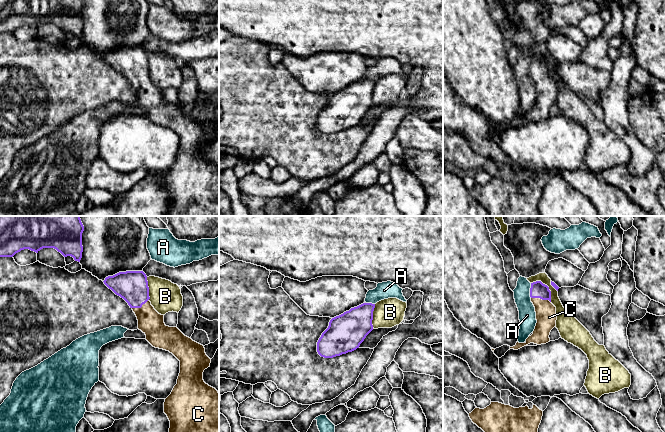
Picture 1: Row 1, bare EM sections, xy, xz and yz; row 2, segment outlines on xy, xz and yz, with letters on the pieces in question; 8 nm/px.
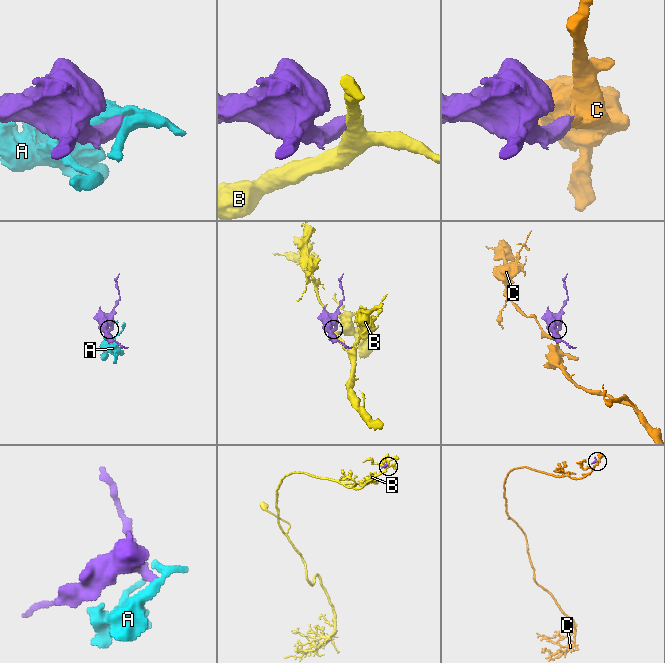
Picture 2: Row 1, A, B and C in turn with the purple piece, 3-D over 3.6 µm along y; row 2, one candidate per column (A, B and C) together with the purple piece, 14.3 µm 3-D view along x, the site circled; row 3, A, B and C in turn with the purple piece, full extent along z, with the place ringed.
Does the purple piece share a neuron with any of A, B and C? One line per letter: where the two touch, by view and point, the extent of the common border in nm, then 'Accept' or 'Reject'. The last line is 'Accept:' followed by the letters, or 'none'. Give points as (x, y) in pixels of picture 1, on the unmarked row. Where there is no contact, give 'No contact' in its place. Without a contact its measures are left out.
A: Touches purple at yz (530, 66). Shared border 120 nm. Reject
B: Touches purple at yz (547, 62). Shared border 220 nm. Reject
C: Touches purple at yz (541, 74). Shared border 170 nm. Accept
Accept: C

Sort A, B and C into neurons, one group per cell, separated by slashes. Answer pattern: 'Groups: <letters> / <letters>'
Groups: A / B / C

